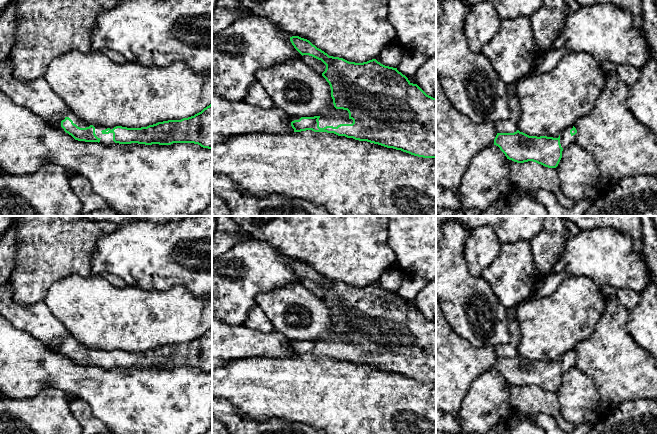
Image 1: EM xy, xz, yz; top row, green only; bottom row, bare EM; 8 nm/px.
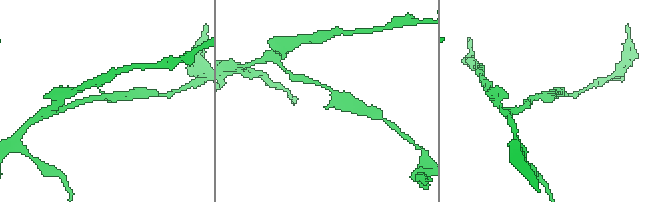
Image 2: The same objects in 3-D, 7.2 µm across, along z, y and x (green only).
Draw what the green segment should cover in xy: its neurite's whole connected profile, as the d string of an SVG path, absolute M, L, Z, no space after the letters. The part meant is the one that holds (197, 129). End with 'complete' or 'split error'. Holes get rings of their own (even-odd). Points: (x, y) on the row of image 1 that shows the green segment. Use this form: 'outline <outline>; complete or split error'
outline M9 59L0 60L0 90L15 104L29 109L42 118L50 126L65 131L75 140L98 142L105 146L114 144L159 144L194 143L203 148L212 149L212 104L194 116L181 120L168 120L141 128L127 128L122 126L108 127L89 125L81 121L65 104L65 102L51 89L44 78L35 80L19 80L13 77L12 63Z; split error

